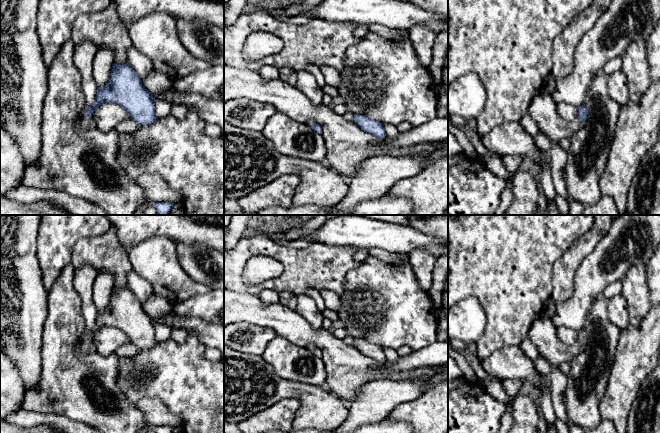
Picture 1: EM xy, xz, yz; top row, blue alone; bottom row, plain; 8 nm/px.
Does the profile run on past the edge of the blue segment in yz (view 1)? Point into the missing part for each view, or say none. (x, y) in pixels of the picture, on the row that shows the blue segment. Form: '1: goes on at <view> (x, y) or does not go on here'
1: goes on at yz (542, 108)

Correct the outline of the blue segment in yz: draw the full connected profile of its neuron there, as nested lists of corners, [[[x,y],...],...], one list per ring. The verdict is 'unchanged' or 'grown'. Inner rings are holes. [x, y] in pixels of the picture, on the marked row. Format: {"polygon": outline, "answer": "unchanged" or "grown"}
{"polygon": [[[540,93],[530,103],[528,114],[535,119],[539,131],[545,133],[551,142],[571,137],[586,123],[588,109],[578,107],[579,118],[565,121],[556,113],[556,104],[551,94]]], "answer": "grown"}

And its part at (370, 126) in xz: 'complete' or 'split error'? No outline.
complete

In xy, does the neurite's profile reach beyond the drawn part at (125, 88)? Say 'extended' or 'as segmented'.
extended

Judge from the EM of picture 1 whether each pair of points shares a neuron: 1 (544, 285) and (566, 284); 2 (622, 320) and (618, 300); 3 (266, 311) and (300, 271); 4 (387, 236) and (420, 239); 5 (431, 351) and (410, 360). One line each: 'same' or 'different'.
1: different
2: same
3: different
4: same
5: same

